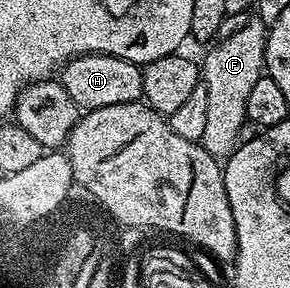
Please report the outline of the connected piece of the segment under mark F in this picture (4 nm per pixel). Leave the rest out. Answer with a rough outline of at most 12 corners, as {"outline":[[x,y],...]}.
{"outline":[[247,19],[200,60],[200,143],[229,157],[264,75],[267,25]]}

